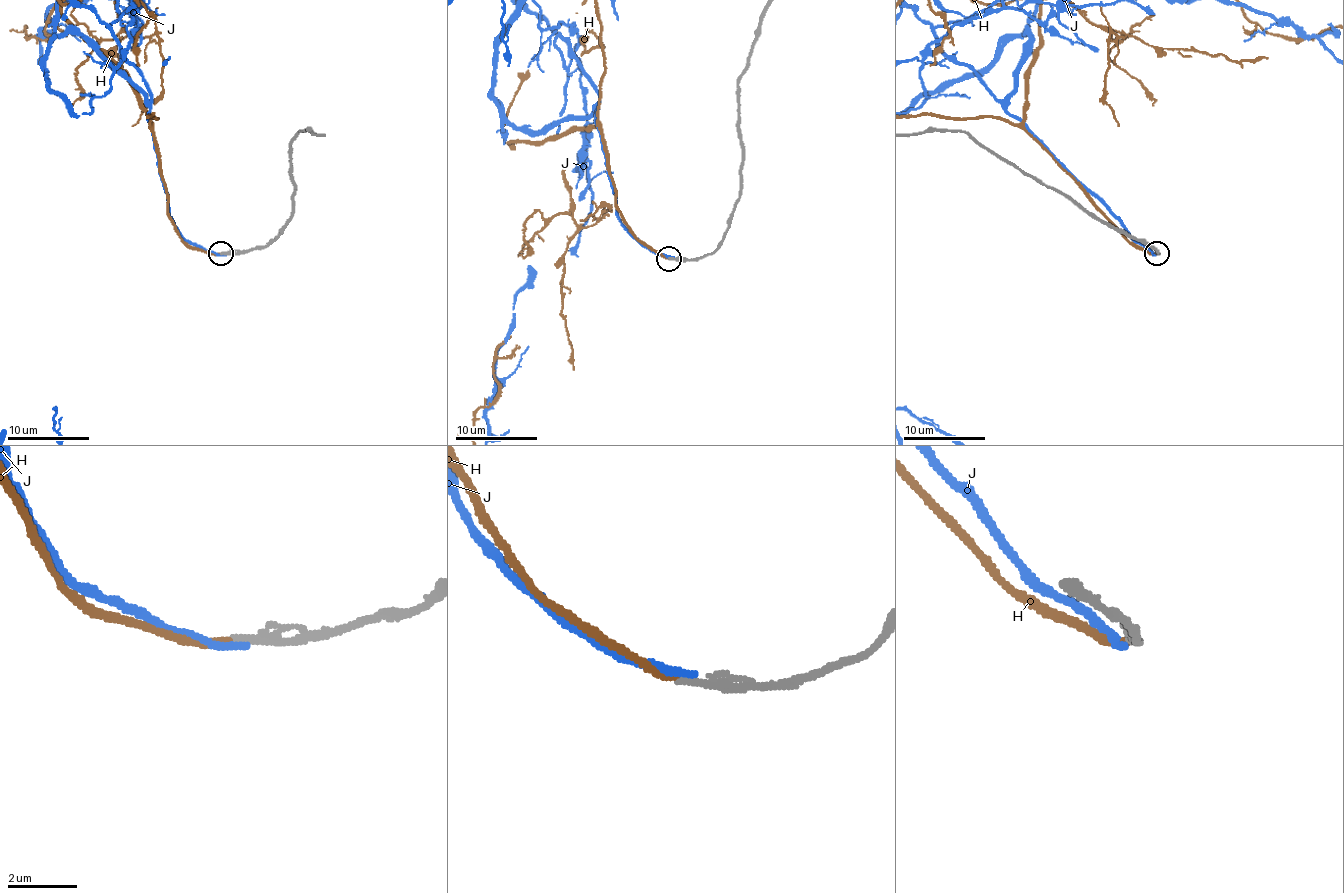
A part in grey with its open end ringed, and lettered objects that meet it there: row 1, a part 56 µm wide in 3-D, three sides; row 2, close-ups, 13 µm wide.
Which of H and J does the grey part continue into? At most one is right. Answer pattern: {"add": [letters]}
{"add": ["H"]}

